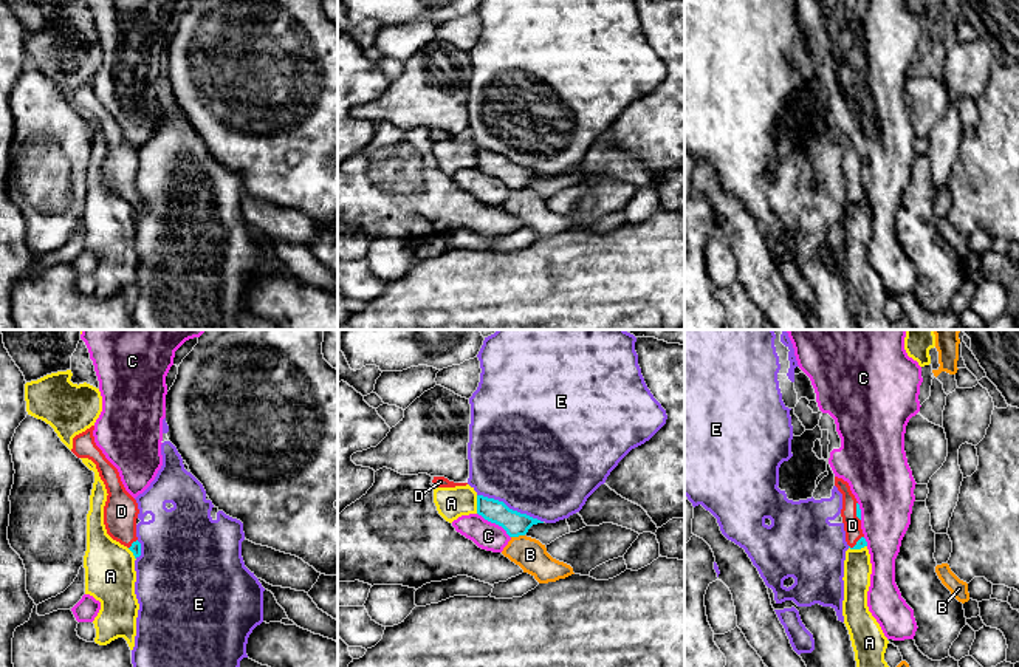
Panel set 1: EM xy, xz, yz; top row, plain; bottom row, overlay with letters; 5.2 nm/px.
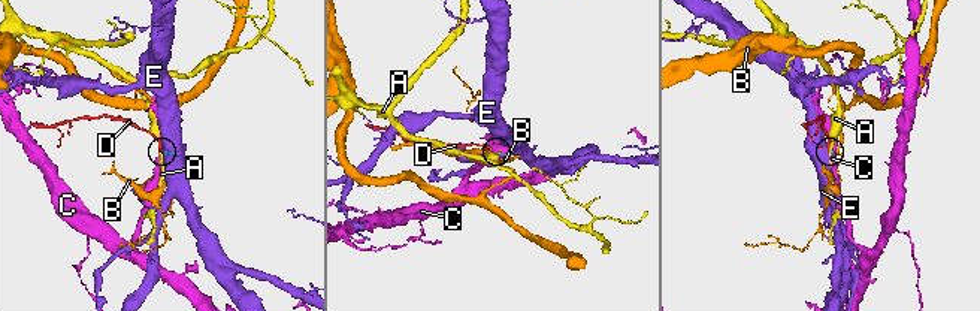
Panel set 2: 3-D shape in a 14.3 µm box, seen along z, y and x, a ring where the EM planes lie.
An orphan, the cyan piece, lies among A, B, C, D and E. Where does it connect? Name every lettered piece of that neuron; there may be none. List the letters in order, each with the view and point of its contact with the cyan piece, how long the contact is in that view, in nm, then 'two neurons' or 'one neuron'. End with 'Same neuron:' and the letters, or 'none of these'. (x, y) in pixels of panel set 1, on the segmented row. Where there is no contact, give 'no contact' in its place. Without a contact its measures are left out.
A: xz (477, 505) | 100 nm | two neurons
B: xz (518, 536) | 70 nm | two neurons
C: xz (494, 522) | 220 nm | two neurons
D: yz (857, 511) | 110 nm | one neuron
E: xz (508, 508) | 380 nm | two neurons
Same neuron: D

